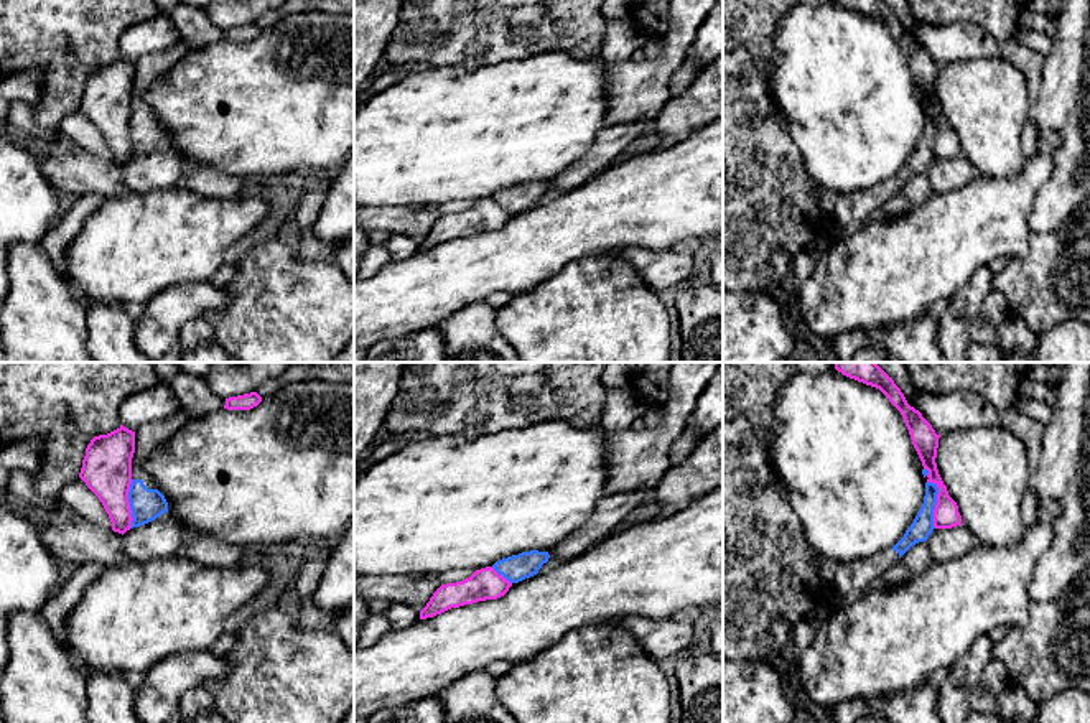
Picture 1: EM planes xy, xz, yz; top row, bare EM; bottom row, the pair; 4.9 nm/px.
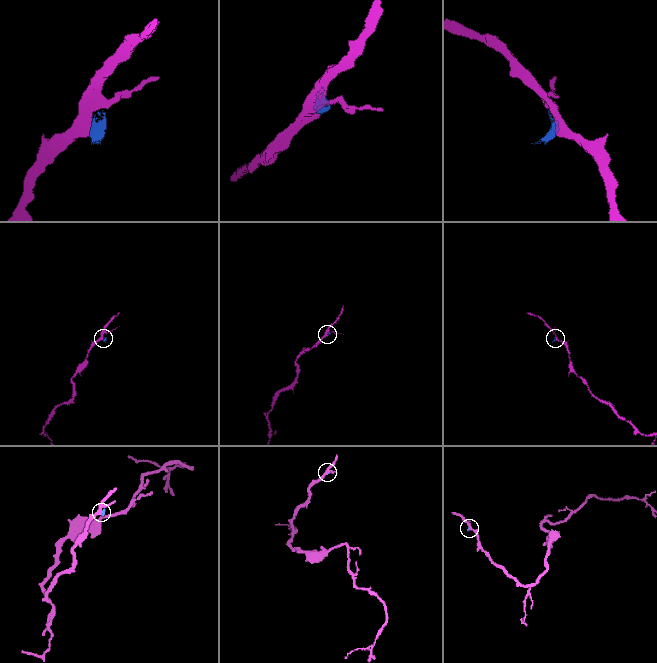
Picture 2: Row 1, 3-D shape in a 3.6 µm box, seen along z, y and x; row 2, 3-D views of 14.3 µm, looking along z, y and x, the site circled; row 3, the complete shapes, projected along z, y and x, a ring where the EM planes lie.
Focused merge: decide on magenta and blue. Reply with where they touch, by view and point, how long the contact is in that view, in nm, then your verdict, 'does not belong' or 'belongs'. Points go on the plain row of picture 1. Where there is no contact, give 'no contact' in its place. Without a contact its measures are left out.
contact yz (937, 134); length 240 nm; does not belong

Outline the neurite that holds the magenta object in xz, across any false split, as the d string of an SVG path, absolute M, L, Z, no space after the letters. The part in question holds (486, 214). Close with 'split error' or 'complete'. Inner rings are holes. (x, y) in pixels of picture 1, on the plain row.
M492 198L476 201L463 212L441 216L420 242L420 250L433 249L451 239L497 231L504 227L510 217L512 214L499 206Z; complete

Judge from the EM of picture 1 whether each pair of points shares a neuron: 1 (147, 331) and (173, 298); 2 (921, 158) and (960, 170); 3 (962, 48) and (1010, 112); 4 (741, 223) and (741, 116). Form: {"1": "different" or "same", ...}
{"1": "same", "2": "different", "3": "different", "4": "same"}

